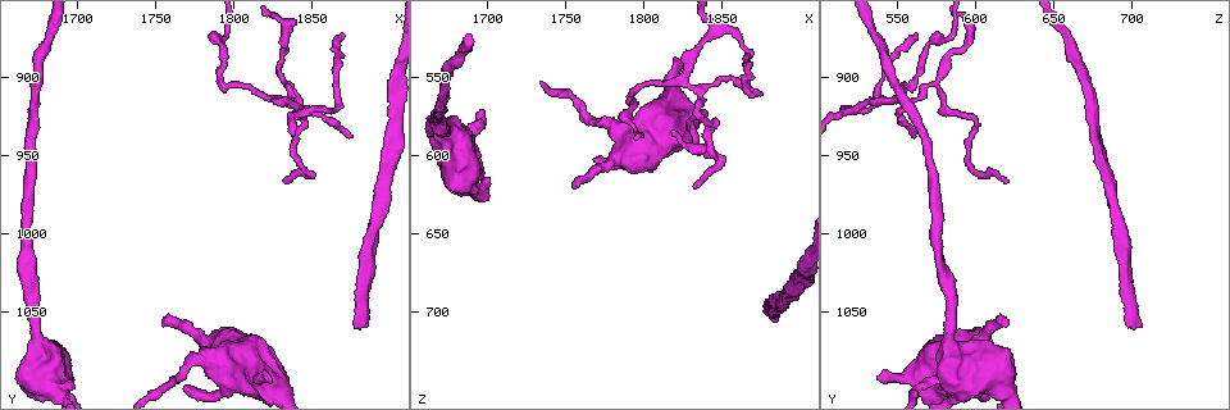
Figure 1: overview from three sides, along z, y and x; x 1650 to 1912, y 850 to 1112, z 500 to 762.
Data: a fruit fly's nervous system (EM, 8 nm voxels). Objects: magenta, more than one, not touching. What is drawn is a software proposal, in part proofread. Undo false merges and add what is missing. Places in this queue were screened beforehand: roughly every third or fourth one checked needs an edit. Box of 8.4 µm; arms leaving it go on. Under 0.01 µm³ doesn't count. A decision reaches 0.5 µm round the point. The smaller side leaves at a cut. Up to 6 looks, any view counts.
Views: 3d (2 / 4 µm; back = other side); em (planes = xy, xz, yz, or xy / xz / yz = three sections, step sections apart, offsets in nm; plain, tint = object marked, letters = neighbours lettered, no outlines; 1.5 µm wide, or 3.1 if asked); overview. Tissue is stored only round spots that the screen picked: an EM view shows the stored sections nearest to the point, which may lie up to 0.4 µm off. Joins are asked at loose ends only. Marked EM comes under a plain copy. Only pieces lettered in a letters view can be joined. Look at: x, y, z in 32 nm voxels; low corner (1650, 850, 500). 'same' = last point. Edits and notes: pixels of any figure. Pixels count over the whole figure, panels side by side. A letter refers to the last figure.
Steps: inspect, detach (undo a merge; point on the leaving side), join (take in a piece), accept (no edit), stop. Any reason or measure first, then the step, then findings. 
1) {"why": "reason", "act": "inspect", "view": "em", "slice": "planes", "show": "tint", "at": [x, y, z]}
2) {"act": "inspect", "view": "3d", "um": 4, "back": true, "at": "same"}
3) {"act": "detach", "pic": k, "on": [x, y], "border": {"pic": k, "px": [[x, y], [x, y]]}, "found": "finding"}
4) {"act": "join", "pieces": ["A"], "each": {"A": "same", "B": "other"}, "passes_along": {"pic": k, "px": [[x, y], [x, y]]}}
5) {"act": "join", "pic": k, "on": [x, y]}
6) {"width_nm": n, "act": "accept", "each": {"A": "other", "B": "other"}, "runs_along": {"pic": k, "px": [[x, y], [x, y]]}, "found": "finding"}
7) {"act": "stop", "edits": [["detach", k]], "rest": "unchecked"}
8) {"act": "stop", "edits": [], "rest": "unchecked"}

{"why": "end of a long branch", "act": "inspect", "view": "em", "slice": "xy", "step": 8, "show": "tint", "at": [1878, 1058, 696]}

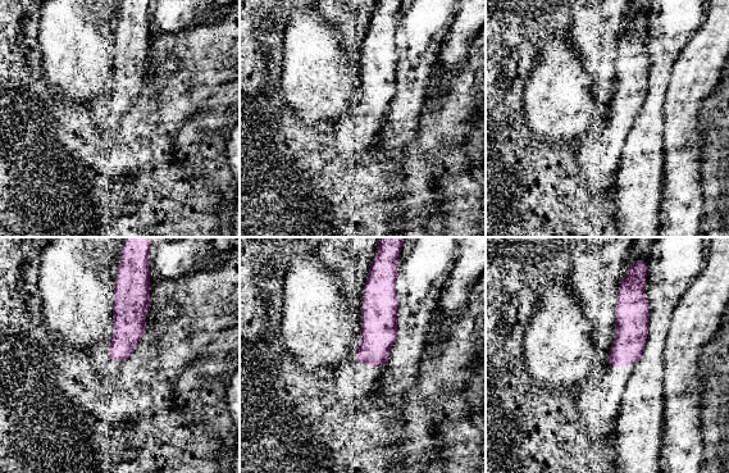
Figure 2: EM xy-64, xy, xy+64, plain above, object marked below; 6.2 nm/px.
{"act": "inspect", "view": "em", "slice": "xz", "step": 8, "show": "letters", "at": "same"}

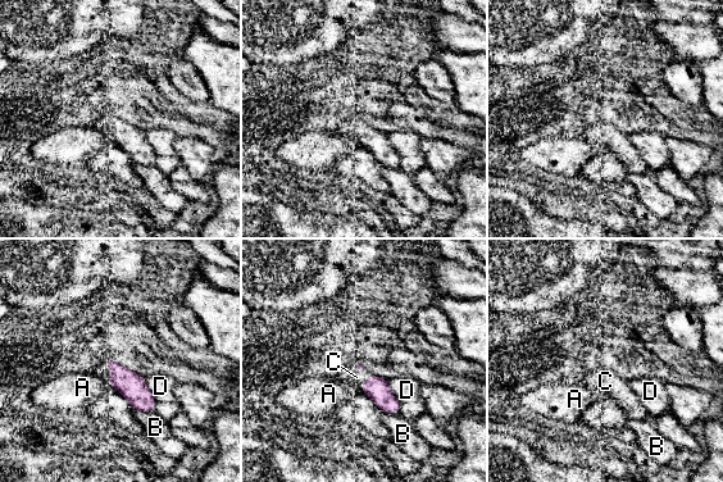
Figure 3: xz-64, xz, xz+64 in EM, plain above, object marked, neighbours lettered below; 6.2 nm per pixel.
{"width_nm": 100, "act": "join", "pieces": ["C"], "each": {"A": "other", "B": "other", "C": "same", "D": "other"}, "found": "the neuron continues"}

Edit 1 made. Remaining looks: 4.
{"why": "see it whole again", "act": "inspect", "view": "overview"}

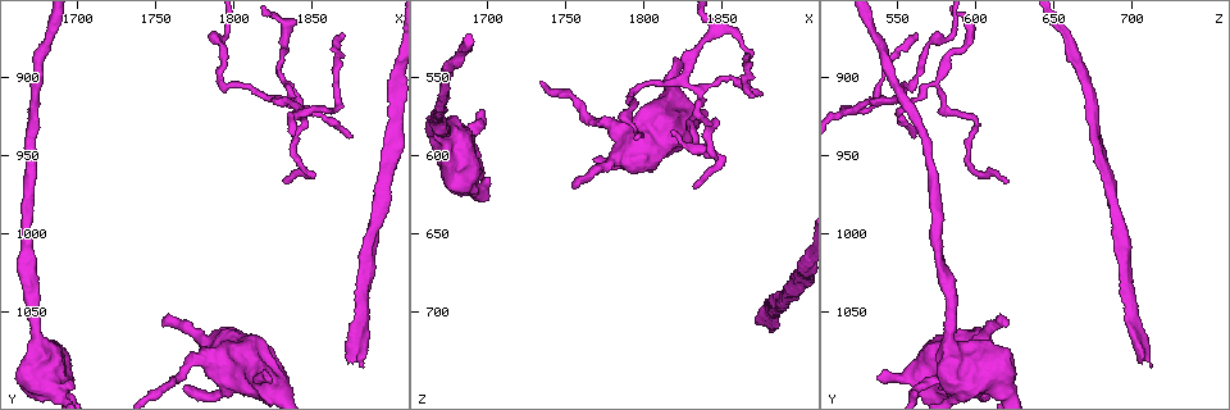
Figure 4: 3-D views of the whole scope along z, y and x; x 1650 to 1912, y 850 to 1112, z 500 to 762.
{"why": "free end", "act": "inspect", "view": "em", "slice": "planes", "show": "letters", "at": [1820, 1090, 536]}

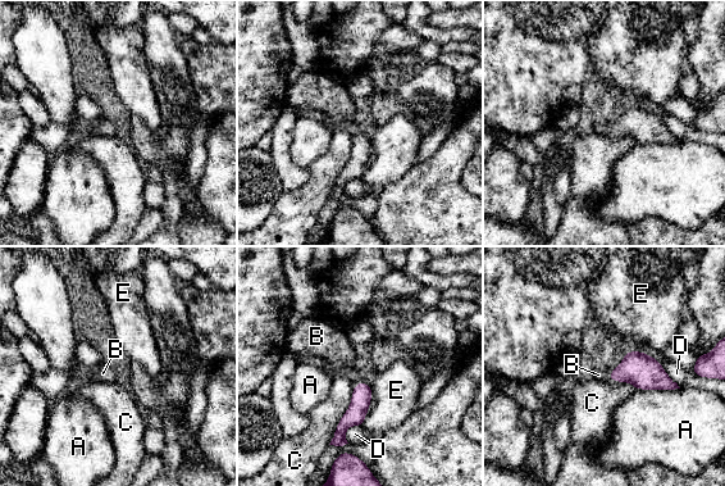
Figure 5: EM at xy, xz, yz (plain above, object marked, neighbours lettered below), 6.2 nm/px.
{"longest_contact_nm": ["C", 420], "act": "join", "pieces": ["B"], "each": {"A": "other", "B": "same", "C": "other", "D": "other", "E": "other"}, "passes_along": {"pic": 5, "px": [[644, 372], [609, 376], [598, 375]]}, "found": "it goes on there"}

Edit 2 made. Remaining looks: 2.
{"act": "stop", "edits": [["join", 3], ["join", 5]], "rest": "unchecked"}

